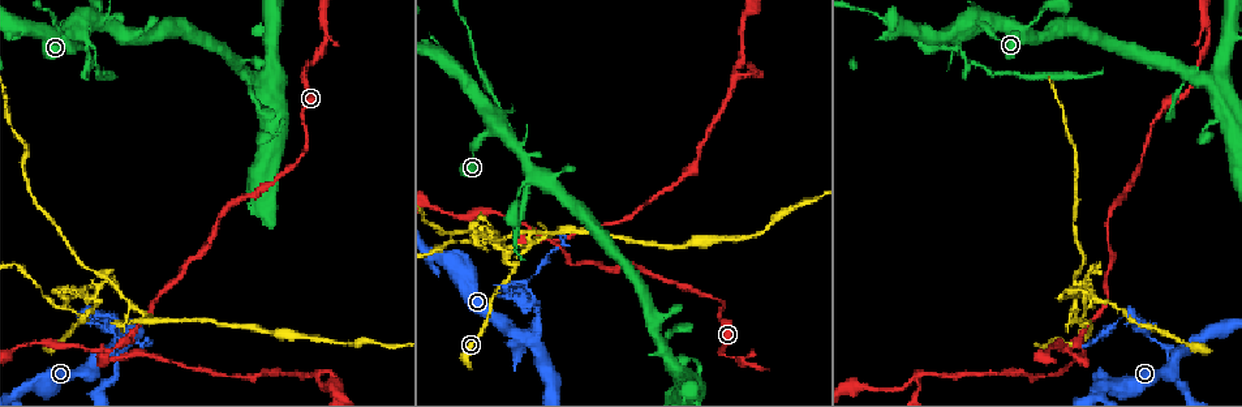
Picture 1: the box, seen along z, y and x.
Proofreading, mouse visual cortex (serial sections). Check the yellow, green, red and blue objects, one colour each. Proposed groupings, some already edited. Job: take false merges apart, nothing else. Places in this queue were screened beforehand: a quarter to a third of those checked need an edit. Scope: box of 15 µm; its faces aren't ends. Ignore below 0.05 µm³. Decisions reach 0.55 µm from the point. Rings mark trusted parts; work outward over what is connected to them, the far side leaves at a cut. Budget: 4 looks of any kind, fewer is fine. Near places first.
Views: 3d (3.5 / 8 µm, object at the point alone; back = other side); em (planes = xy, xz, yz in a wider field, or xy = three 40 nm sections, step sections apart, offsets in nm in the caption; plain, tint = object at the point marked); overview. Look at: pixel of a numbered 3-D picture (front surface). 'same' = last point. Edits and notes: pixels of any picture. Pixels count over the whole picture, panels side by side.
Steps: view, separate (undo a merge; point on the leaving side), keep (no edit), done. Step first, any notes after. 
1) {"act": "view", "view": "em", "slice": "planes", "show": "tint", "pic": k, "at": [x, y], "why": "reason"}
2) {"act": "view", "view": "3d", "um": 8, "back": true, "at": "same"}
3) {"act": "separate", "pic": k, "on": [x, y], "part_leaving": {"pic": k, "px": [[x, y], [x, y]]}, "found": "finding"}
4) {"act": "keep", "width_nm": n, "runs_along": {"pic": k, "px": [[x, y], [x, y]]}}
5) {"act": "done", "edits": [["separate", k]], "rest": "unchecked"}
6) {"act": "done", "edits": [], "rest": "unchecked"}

{"act": "view", "view": "3d", "um": 3.5, "pic": 1, "at": [528, 229]}

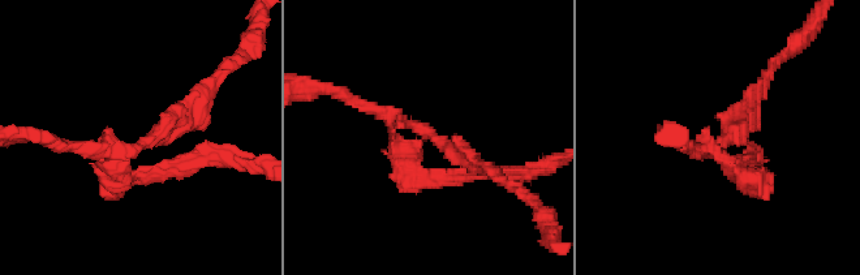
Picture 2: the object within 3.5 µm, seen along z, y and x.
{"act": "view", "view": "em", "slice": "xy", "step": 2, "show": "tint", "pic": 2, "at": [722, 146]}

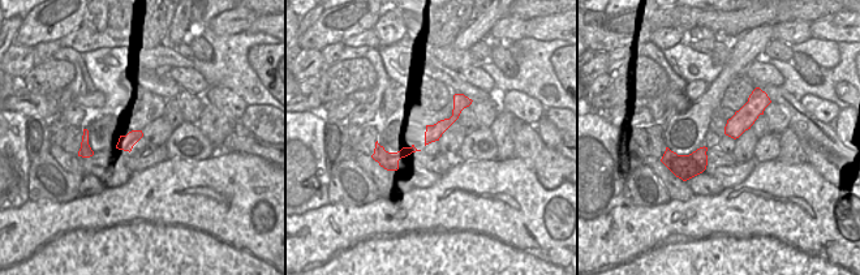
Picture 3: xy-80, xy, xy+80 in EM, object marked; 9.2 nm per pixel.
{"act": "keep", "found": "one cell here"}

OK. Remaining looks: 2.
{"act": "view", "view": "3d", "um": 3.5, "pic": 1, "at": [314, 371], "why": "branch point"}

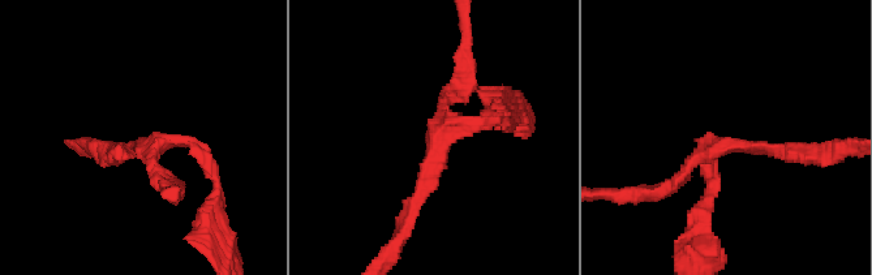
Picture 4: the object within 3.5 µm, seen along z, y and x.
{"act": "view", "view": "em", "slice": "xy", "step": 3, "show": "tint", "pic": 4, "at": [728, 142]}

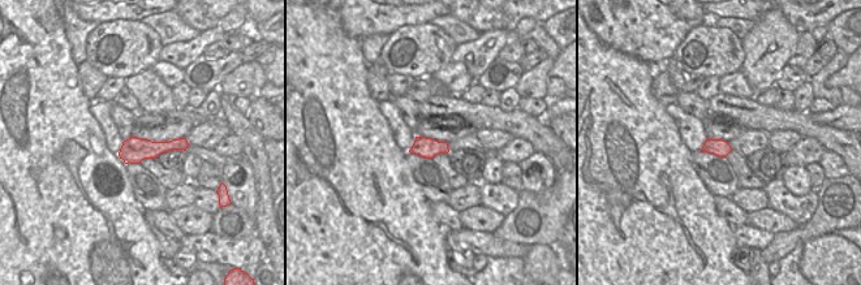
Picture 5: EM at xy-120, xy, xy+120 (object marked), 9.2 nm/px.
{"act": "keep", "arm_widths_nm": [200, 200, 200], "runs_along": {"pic": 4, "px": [[408, 214], [460, 74]]}, "found": "one cell here"}

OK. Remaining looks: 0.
{"act": "done", "edits": [], "rest": "unchecked"}

